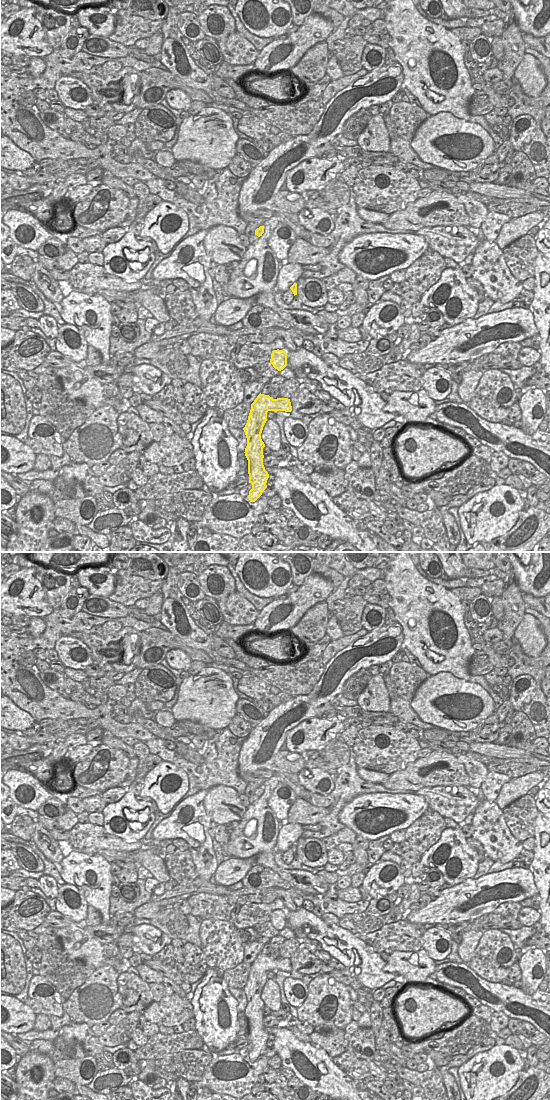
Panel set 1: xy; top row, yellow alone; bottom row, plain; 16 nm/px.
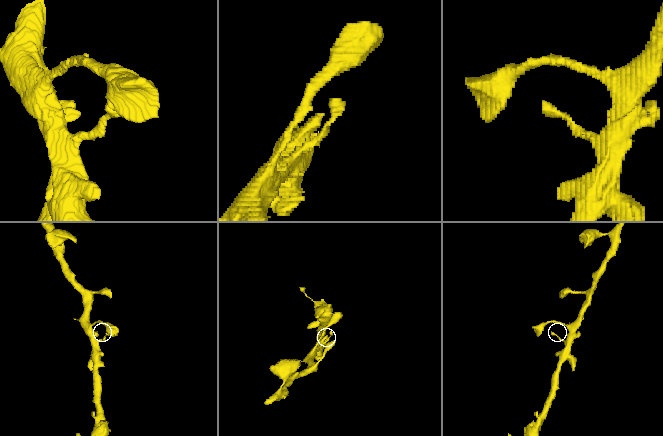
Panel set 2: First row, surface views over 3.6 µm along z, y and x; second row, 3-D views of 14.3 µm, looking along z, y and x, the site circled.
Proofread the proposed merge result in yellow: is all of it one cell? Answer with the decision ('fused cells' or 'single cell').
single cell

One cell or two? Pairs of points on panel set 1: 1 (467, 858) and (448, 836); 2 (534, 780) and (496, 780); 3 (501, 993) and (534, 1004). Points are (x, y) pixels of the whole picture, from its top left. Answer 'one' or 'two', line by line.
1: one
2: two
3: one

